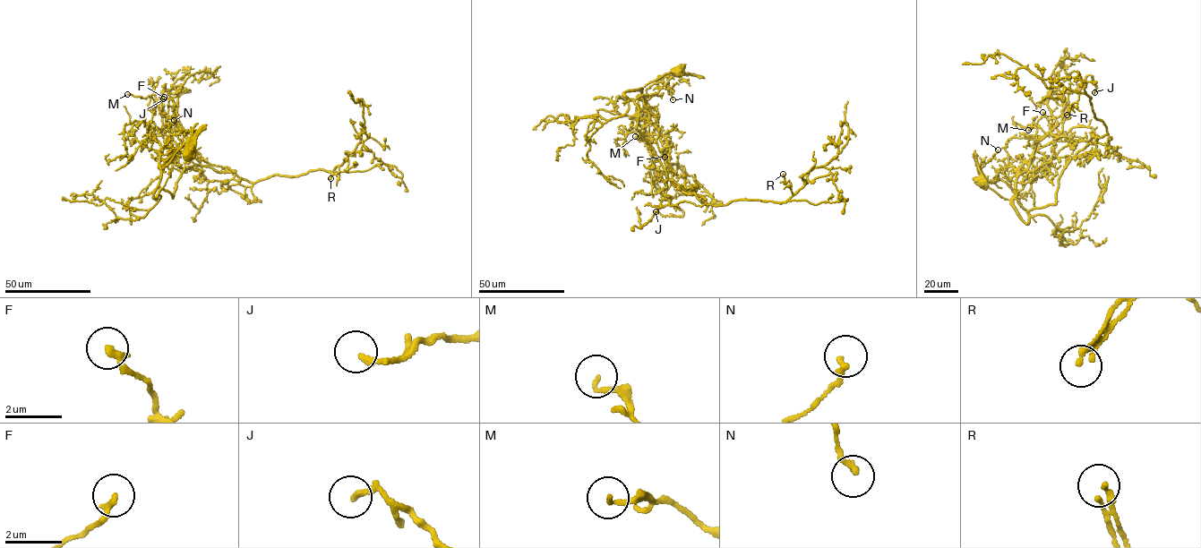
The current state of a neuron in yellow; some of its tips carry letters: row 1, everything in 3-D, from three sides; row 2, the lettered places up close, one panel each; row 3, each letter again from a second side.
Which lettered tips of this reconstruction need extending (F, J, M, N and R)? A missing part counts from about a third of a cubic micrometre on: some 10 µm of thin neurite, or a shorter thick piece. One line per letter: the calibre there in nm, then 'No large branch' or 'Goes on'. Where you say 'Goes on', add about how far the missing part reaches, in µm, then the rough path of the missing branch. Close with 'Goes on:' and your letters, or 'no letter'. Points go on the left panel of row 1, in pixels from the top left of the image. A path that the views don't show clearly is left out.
F: Thickness 200 nm. No large branch
J: Thickness 200 nm. No large branch
M: Thickness 160 nm. No large branch
N: Thickness 200 nm. No large branch
R: Thickness 130 nm. No large branch
Goes on: no letter

